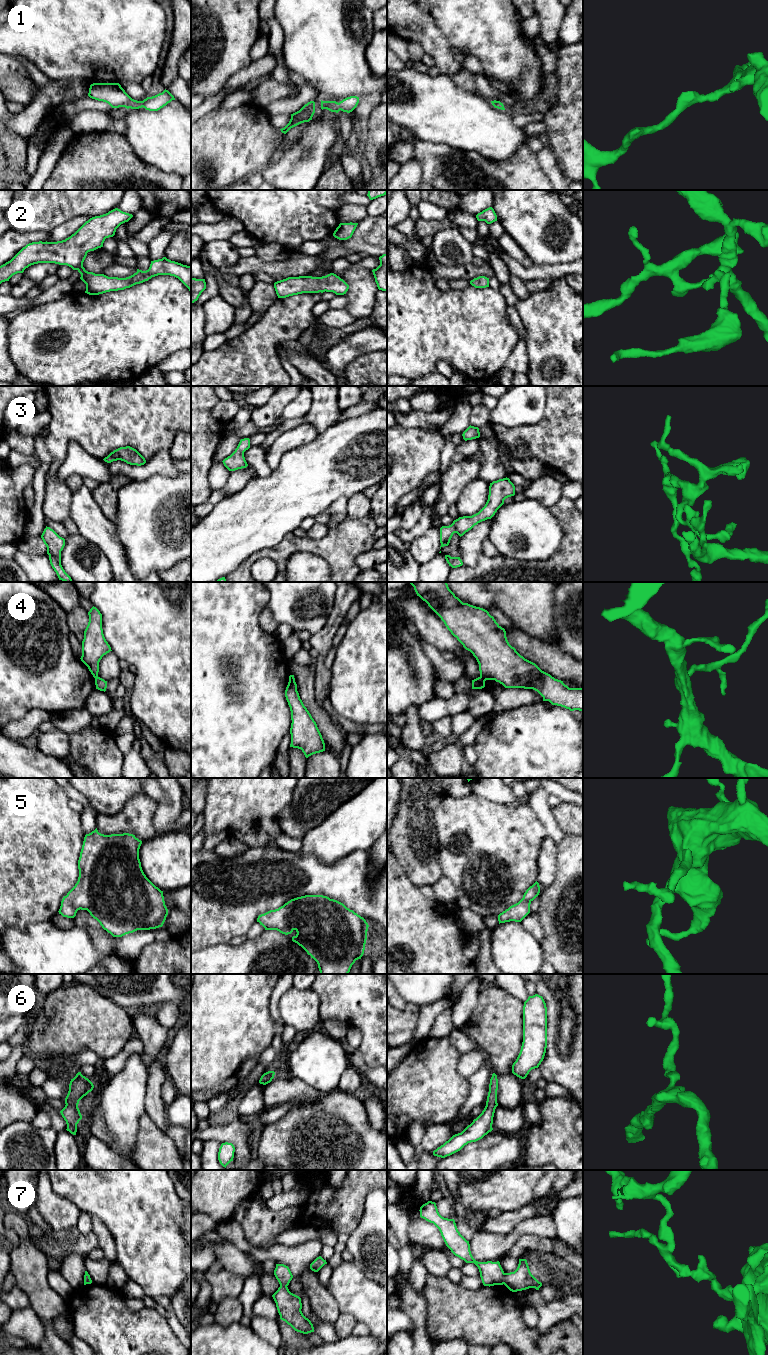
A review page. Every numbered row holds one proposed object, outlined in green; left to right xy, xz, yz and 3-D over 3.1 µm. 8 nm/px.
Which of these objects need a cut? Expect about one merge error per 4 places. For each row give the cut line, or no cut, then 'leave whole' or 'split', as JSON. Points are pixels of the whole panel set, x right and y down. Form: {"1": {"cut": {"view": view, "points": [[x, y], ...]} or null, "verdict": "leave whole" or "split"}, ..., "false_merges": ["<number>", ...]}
{"1": {"cut": null, "verdict": "leave whole"}, "2": {"cut": null, "verdict": "leave whole"}, "3": {"cut": null, "verdict": "leave whole"}, "4": {"cut": {"view": "yz", "points": [[480, 675], [485, 680]]}, "verdict": "split"}, "5": {"cut": null, "verdict": "leave whole"}, "6": {"cut": null, "verdict": "leave whole"}, "7": {"cut": {"view": "yz", "points": [[505, 1273], [502, 1283]]}, "verdict": "split"}, "false_merges": ["4", "7"]}

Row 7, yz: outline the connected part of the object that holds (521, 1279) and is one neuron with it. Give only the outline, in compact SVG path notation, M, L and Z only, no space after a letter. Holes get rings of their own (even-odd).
M519 1259L518 1267L514 1272L505 1273L503 1284L512 1292L529 1288L539 1290L542 1286L542 1283L531 1274L526 1259Z

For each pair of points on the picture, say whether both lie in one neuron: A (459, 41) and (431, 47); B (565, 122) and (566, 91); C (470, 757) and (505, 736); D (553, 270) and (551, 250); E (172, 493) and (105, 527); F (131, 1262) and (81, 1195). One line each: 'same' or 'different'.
A: different
B: same
C: different
D: different
E: different
F: same

